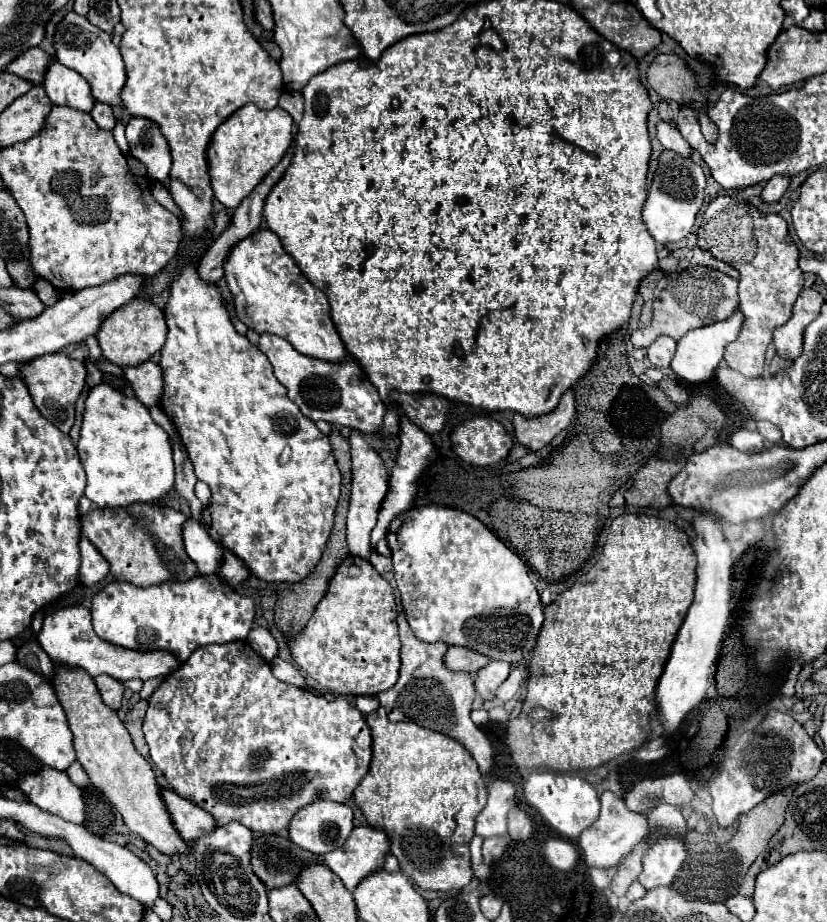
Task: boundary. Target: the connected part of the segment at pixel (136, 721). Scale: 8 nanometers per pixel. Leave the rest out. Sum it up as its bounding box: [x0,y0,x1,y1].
[125,701,149,759]

